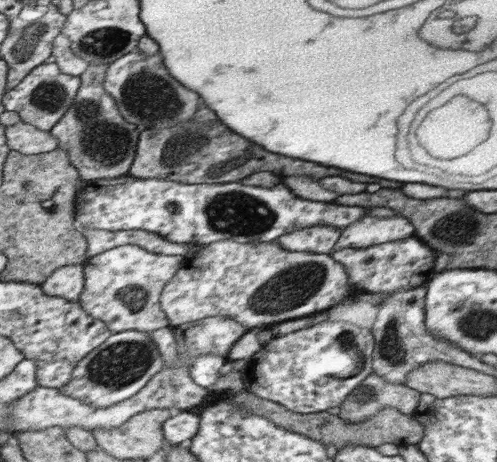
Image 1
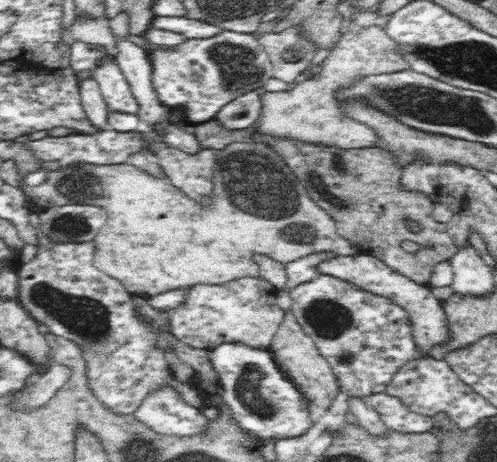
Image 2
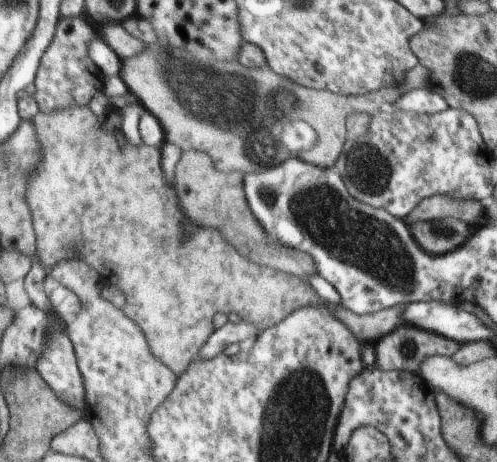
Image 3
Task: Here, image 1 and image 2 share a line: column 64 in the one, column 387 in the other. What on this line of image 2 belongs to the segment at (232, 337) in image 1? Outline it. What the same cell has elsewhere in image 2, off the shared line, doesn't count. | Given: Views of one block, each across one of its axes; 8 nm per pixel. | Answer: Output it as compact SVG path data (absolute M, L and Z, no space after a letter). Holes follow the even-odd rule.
M386 392L372 394L366 398L366 402L376 408L376 412L380 414L380 420L388 430L394 430L400 434L422 434L434 428L432 416L424 416L408 410L408 406L400 398L390 396Z

